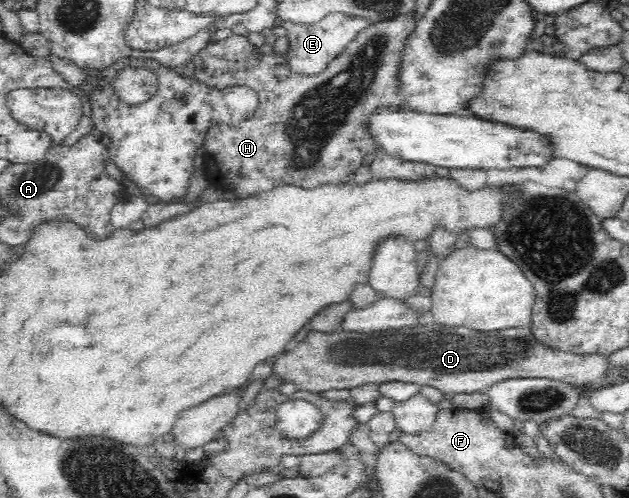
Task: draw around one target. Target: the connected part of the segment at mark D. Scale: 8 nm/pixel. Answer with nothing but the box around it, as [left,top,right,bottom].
[271,322,610,394]

